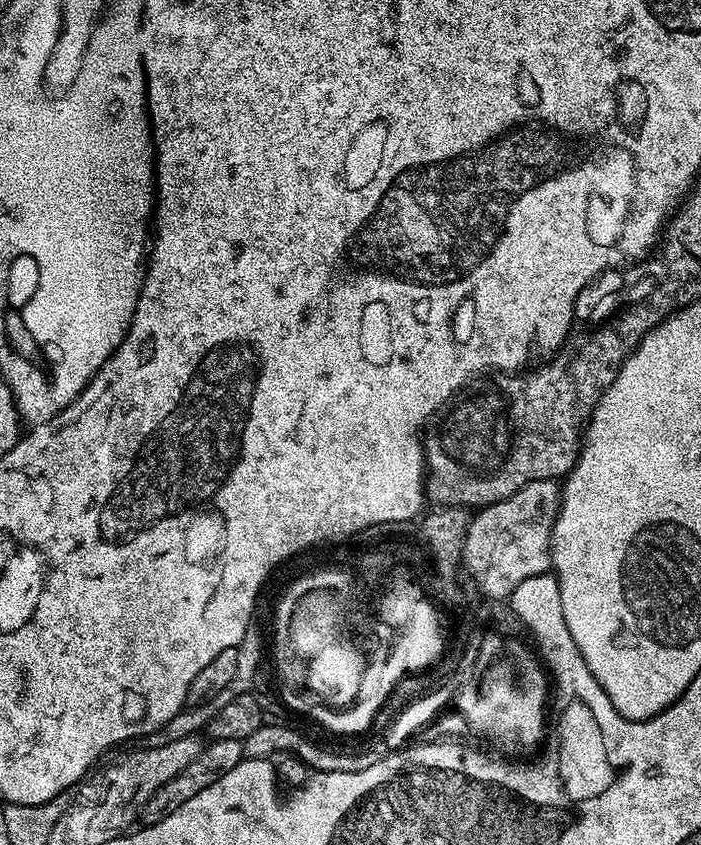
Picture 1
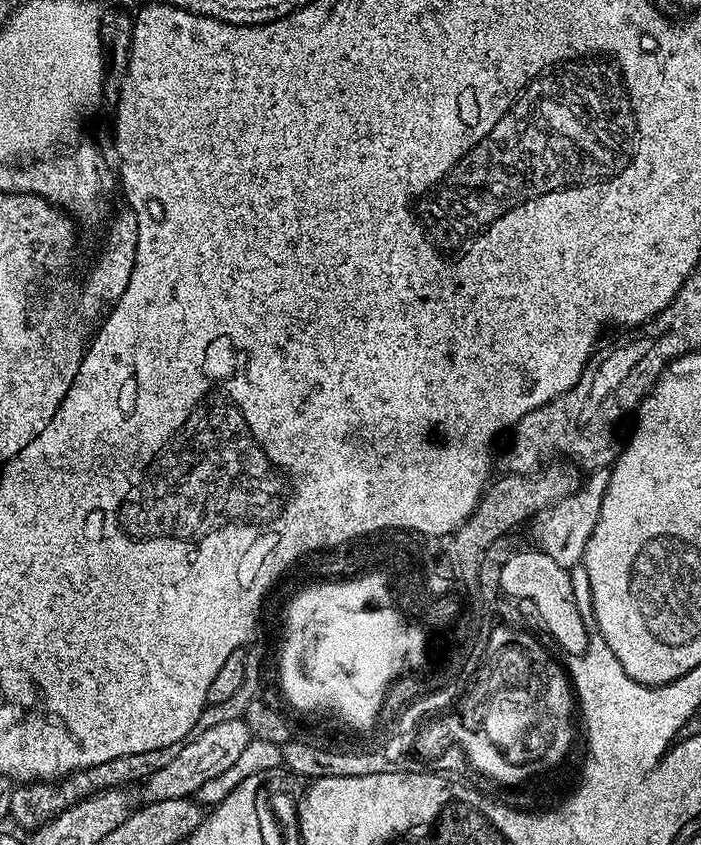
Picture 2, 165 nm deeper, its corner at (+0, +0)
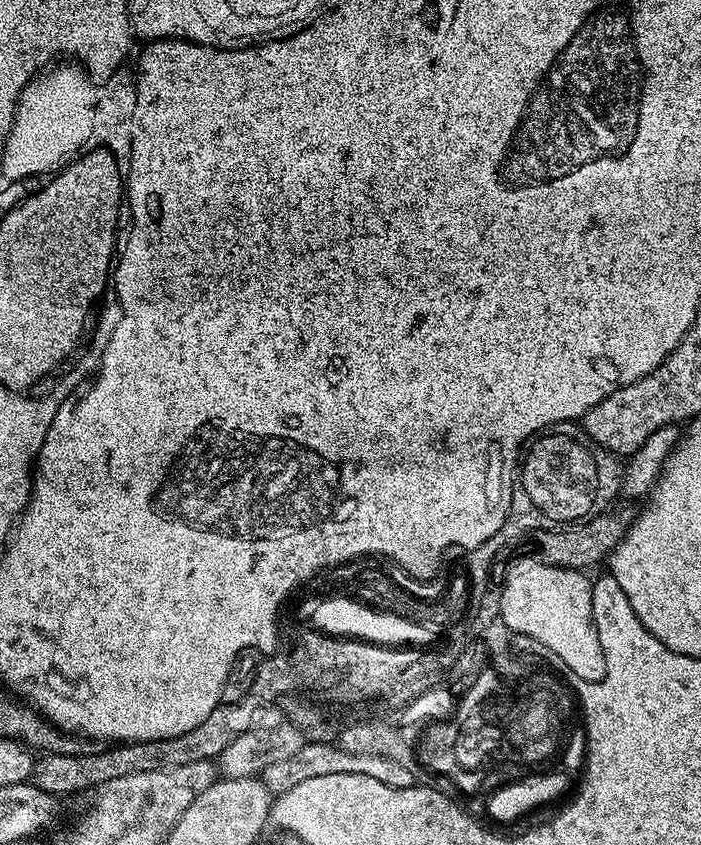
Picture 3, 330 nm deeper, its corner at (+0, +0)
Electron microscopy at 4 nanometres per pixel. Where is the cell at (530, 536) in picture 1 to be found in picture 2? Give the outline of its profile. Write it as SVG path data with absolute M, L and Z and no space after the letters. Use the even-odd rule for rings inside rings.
M601 470L587 477L584 485L577 487L566 496L560 497L554 504L549 504L530 520L532 526L531 542L537 549L545 552L558 562L559 566L571 570L575 564L584 559L584 551L590 542L590 534L594 534L594 526L602 510L602 500L608 485L608 472Z

